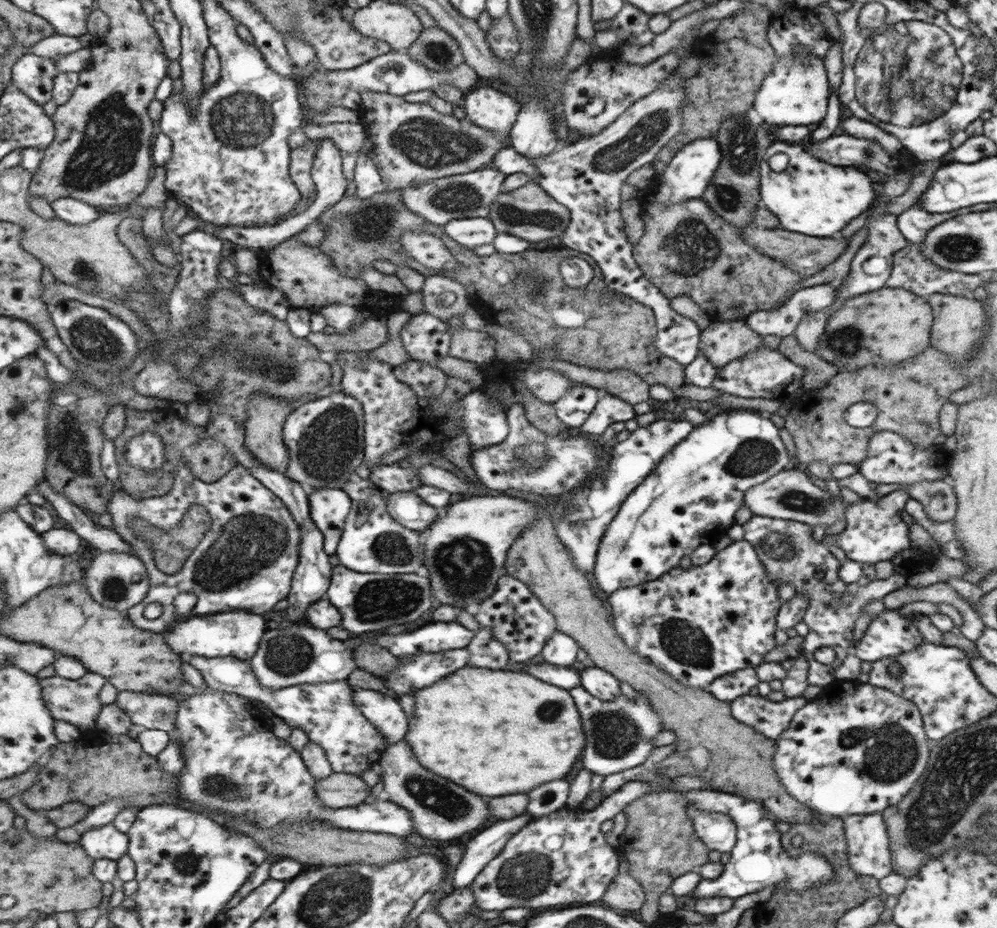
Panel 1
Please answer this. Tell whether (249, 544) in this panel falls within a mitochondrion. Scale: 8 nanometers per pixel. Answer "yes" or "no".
yes

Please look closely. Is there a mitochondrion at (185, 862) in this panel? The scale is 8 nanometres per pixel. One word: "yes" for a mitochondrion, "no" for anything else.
yes

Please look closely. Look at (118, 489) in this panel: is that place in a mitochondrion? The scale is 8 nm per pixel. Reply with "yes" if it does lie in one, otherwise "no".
no

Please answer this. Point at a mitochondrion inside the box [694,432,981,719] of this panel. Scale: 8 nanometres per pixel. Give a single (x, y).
(752, 457)

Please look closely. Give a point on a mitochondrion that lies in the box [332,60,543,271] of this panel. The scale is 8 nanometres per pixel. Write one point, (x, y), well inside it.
(428, 144)

